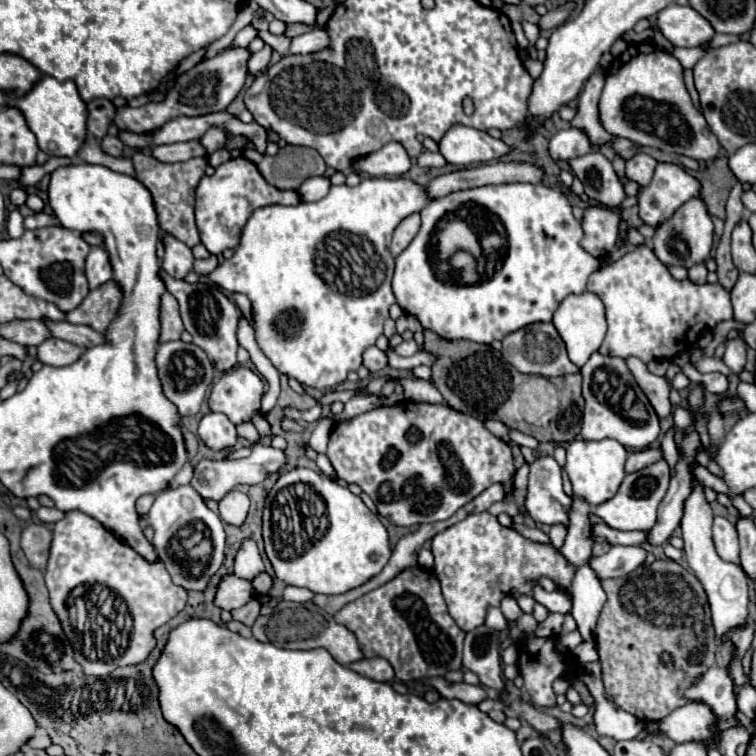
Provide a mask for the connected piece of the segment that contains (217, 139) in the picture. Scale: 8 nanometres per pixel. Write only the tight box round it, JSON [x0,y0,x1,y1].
[200,127,226,153]

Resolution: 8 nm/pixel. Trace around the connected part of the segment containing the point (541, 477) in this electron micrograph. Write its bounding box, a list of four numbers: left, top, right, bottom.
[526,457,572,523]

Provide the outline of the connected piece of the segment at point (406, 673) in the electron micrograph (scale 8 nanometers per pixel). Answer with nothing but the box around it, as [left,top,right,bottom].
[334,567,466,681]

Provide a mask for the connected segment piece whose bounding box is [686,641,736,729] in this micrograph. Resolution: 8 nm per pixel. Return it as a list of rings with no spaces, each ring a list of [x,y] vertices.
[[[726,641],[720,643],[718,651],[716,651],[716,665],[710,667],[710,671],[706,671],[706,675],[702,675],[698,679],[698,683],[686,691],[686,697],[690,701],[704,701],[714,709],[714,713],[720,719],[718,729],[732,725],[732,715],[736,711],[736,697],[732,693],[732,679],[726,671],[730,655],[732,655],[730,643],[726,643]]]

